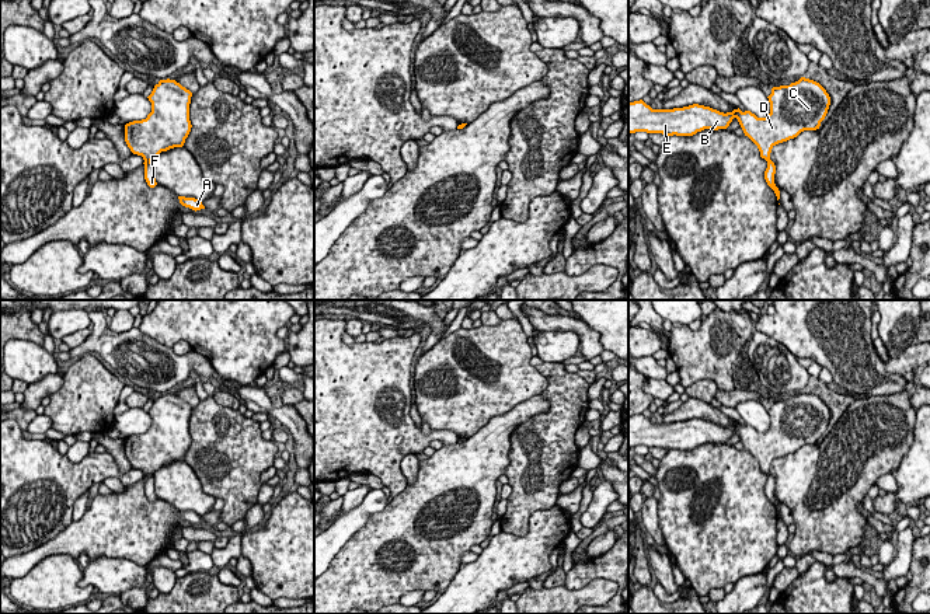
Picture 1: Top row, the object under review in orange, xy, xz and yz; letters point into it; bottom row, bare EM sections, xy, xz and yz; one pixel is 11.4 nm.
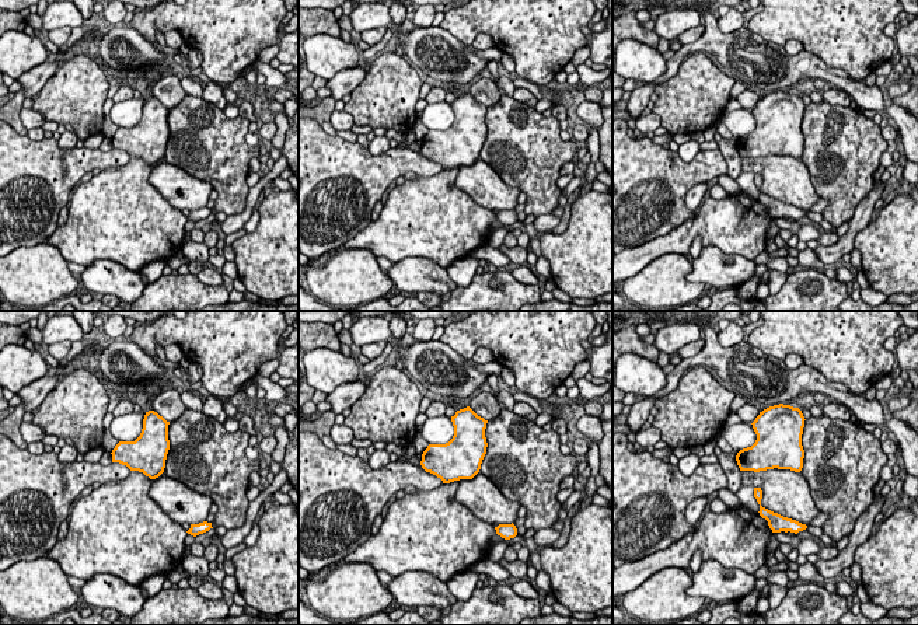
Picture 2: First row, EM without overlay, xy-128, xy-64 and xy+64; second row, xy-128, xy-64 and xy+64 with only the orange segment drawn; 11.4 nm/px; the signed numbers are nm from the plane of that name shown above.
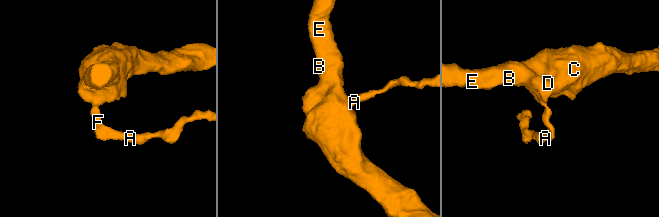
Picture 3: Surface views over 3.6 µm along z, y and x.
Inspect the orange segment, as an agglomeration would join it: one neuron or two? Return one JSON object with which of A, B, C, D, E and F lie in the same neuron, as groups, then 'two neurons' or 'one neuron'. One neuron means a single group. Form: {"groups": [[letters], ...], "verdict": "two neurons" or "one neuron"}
{"groups": [["A", "F"], ["B", "C", "D", "E"]], "verdict": "two neurons"}

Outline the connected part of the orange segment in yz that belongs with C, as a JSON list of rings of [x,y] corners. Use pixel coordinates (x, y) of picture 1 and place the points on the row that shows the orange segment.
[[[805,77],[790,86],[773,87],[767,98],[770,114],[766,118],[739,108],[724,114],[699,104],[652,109],[642,100],[628,102],[628,133],[693,136],[704,129],[727,129],[736,118],[745,136],[757,146],[760,157],[769,161],[776,144],[794,139],[804,130],[819,129],[830,105],[826,90]]]

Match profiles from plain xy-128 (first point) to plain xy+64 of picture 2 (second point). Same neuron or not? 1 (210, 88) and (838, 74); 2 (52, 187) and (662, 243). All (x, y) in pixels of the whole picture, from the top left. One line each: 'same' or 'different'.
1: different
2: different

